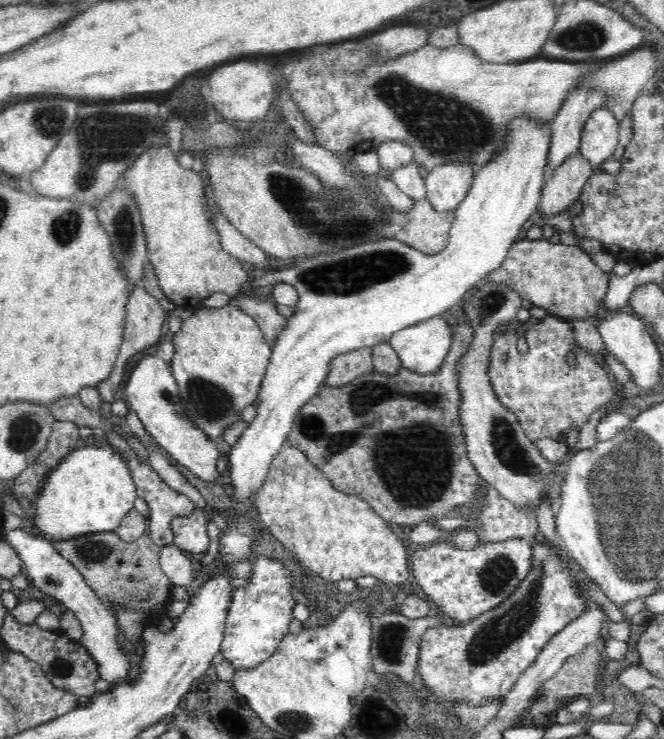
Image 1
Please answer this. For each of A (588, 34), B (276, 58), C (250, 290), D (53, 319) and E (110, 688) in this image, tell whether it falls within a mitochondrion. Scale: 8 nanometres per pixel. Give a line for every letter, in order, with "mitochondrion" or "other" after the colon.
A: mitochondrion
B: other
C: other
D: other
E: other

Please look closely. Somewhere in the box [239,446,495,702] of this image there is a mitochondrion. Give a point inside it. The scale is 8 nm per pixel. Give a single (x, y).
(390, 637)

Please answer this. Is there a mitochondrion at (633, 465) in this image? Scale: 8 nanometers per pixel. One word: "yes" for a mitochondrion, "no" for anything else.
yes

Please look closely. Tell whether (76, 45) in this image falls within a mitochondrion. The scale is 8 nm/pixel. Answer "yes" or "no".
no

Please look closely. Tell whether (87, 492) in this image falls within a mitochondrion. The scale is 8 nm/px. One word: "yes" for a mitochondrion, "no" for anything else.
no

